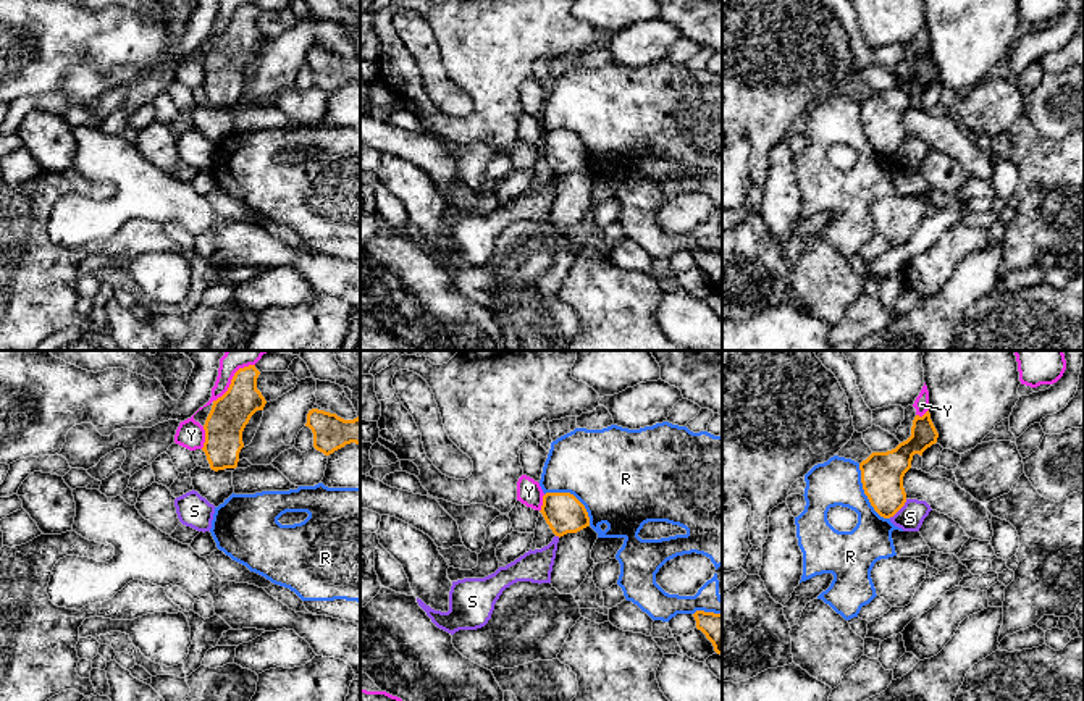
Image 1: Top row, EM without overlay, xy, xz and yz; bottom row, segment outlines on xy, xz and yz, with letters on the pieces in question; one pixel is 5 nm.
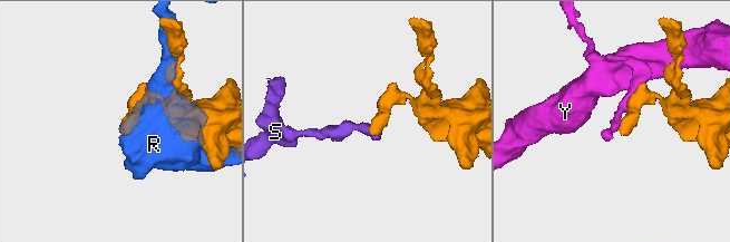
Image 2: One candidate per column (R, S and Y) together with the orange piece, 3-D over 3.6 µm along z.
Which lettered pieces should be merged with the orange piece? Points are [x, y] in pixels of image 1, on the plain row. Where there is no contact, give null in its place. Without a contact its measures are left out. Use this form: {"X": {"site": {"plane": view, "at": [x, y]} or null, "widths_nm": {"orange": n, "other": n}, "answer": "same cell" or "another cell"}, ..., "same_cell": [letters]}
{"R": {"site": {"plane": "yz", "at": [865, 131]}, "widths_nm": {"orange": 220, "other": 240}, "answer": "another cell"}, "S": {"site": {"plane": "yz", "at": [899, 147]}, "widths_nm": {"orange": 220, "other": 140}, "answer": "another cell"}, "Y": {"site": {"plane": "xy", "at": [231, 18]}, "widths_nm": {"orange": 200, "other": 90}, "answer": "another cell"}, "same_cell": []}

